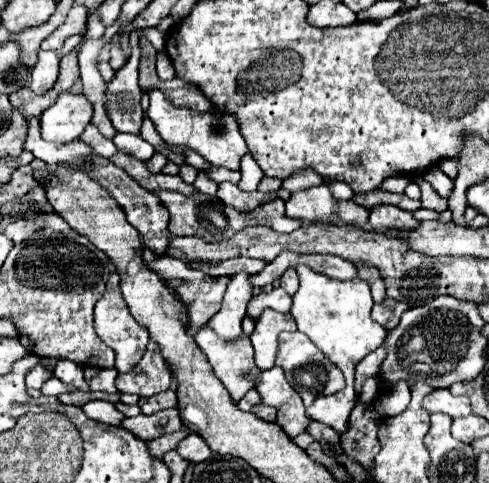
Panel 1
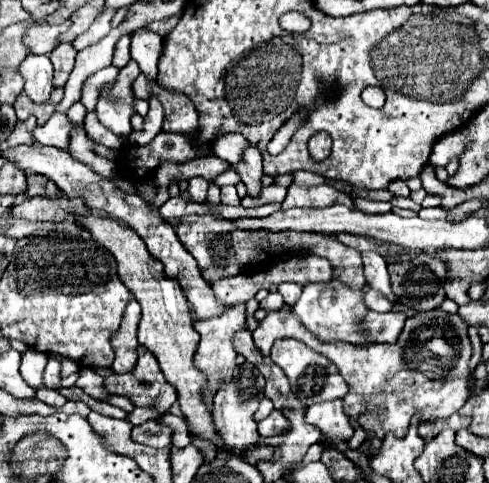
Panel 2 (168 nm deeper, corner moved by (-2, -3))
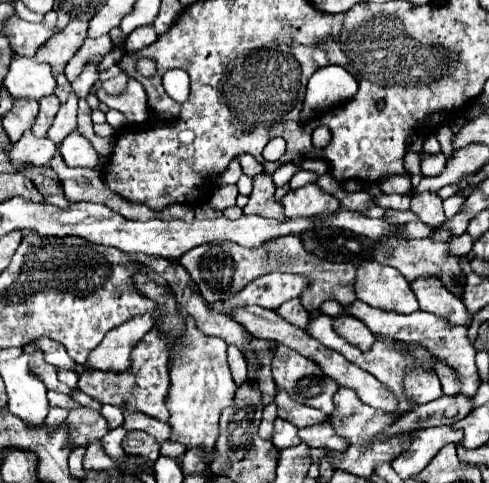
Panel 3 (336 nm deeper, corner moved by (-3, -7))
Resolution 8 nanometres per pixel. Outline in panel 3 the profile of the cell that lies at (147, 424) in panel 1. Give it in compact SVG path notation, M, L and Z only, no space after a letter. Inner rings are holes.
M129 431L121 441L121 447L125 449L127 455L143 457L149 463L155 463L155 459L159 457L159 443L143 431Z

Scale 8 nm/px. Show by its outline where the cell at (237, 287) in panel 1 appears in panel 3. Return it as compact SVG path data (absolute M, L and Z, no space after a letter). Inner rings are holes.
M191 317L185 319L185 331L181 335L181 347L177 349L177 341L169 359L169 377L171 377L171 387L167 393L167 409L169 409L169 425L173 429L171 439L175 443L189 447L207 447L207 463L211 463L213 453L215 453L215 439L219 437L219 415L223 411L223 407L229 407L235 399L235 381L231 377L229 371L229 363L227 363L227 347L221 347L225 343L221 343L219 339L207 339L207 335L203 335L197 327L195 321Z

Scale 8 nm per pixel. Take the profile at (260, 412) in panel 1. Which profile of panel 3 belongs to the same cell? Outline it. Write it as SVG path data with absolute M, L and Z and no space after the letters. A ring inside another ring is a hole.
M275 419L275 429L273 429L273 445L277 449L287 449L287 447L295 447L301 443L301 439L297 437L297 427L285 419Z

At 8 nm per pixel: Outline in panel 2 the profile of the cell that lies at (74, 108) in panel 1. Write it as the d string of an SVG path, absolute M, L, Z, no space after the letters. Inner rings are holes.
M54 111L54 115L48 119L46 125L34 129L34 139L40 145L52 145L58 149L66 149L70 145L70 135L76 129L76 125L68 119L66 113Z

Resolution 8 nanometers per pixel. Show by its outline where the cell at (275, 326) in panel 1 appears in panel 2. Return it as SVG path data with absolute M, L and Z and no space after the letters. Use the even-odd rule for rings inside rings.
M284 309L268 313L252 335L260 353L270 353L276 339L290 337L306 343L320 355L326 355L350 387L344 397L346 415L356 417L362 429L376 433L380 439L384 439L388 431L396 437L404 437L414 413L422 413L422 421L452 415L468 401L472 391L472 345L468 325L460 315L450 315L442 309L408 317L406 327L394 345L374 343L370 347L354 347L350 343L322 343Z

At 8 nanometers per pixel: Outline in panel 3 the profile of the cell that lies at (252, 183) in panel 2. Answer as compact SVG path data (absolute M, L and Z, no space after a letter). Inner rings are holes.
M257 175L253 177L253 193L249 195L249 203L243 209L243 215L261 215L271 219L285 219L281 203L275 199L275 183L271 175Z

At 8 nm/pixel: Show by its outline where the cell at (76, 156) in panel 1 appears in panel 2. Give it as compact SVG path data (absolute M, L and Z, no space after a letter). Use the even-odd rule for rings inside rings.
M30 116L26 121L18 121L14 131L8 137L8 147L18 147L18 145L34 145L34 137L32 131L36 129L37 120L34 116Z

